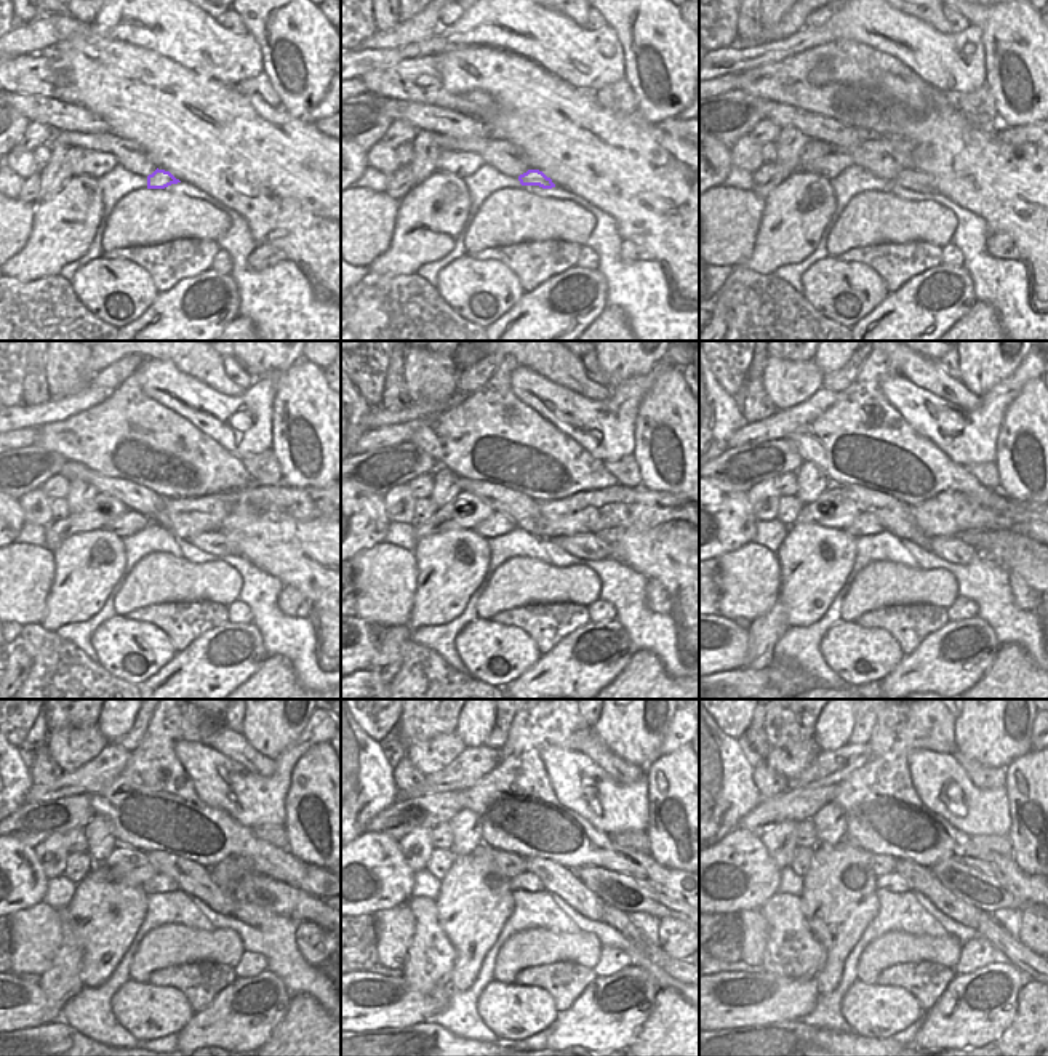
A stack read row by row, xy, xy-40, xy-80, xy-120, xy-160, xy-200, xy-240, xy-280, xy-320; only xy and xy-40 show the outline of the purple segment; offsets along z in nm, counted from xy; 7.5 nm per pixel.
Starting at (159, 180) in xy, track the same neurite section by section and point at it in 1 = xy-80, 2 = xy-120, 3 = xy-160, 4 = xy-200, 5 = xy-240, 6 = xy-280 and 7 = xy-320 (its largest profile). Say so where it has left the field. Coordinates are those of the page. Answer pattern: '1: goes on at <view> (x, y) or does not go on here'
1: goes on at xy-80 (912, 180)
2: goes on at xy-120 (216, 543)
3: goes on at xy-160 (586, 546)
4: goes on at xy-200 (952, 549)
5: goes on at xy-240 (247, 912)
6: goes on at xy-280 (616, 919)
7: goes on at xy-320 (1012, 949)

